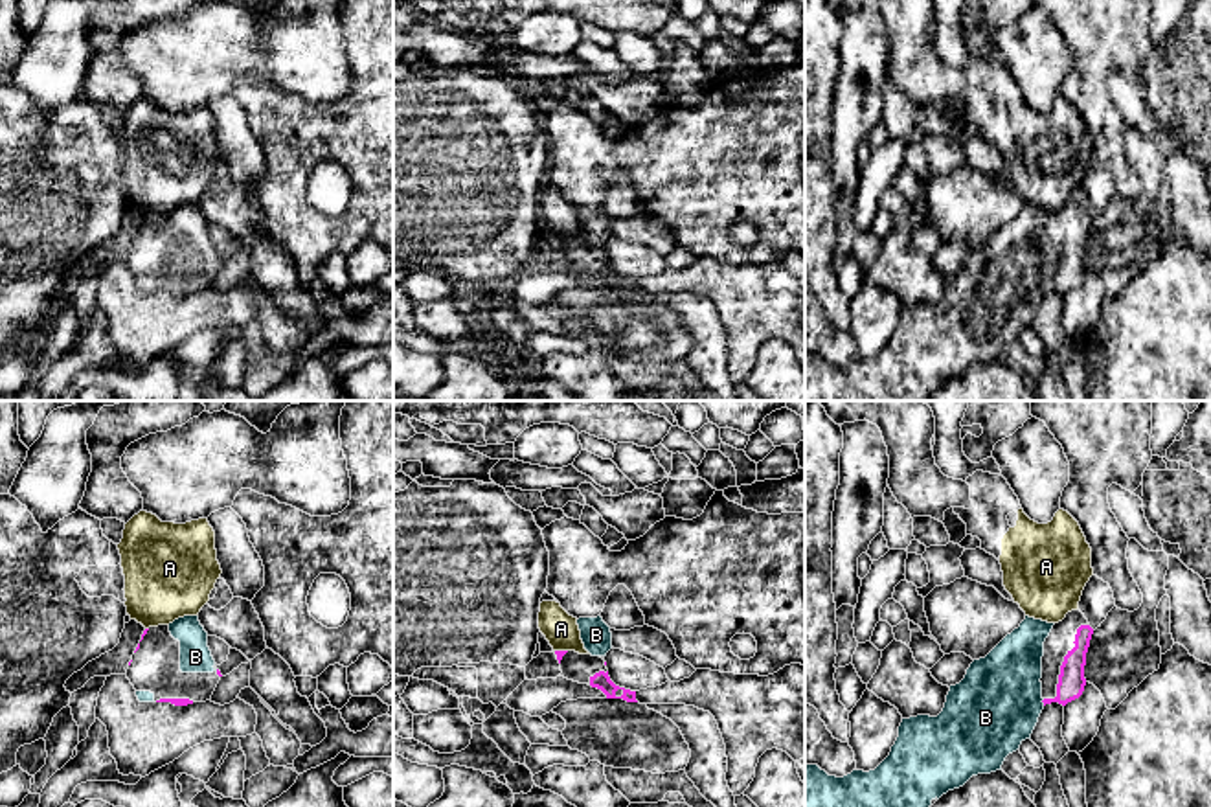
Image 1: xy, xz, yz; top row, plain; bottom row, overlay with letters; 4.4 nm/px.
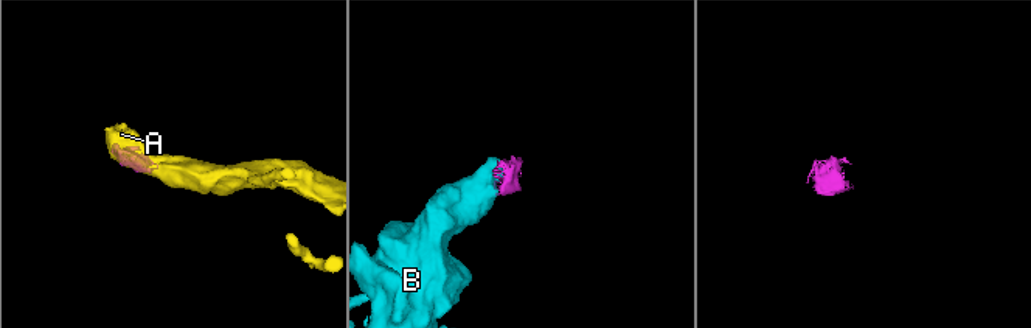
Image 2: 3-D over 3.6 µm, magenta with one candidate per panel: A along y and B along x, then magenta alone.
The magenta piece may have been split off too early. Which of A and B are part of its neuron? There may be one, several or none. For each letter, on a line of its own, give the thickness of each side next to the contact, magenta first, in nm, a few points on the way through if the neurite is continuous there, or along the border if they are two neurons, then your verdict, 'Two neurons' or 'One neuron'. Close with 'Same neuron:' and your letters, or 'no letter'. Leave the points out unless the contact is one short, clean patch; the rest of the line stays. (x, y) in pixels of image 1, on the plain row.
A: Thickness 30 nm (magenta) against 150 nm. Boundary: xz (555, 238), (566, 239). Two neurons
B: Thickness 120 nm (magenta) against 380 nm. One neuron
Same neuron: B

